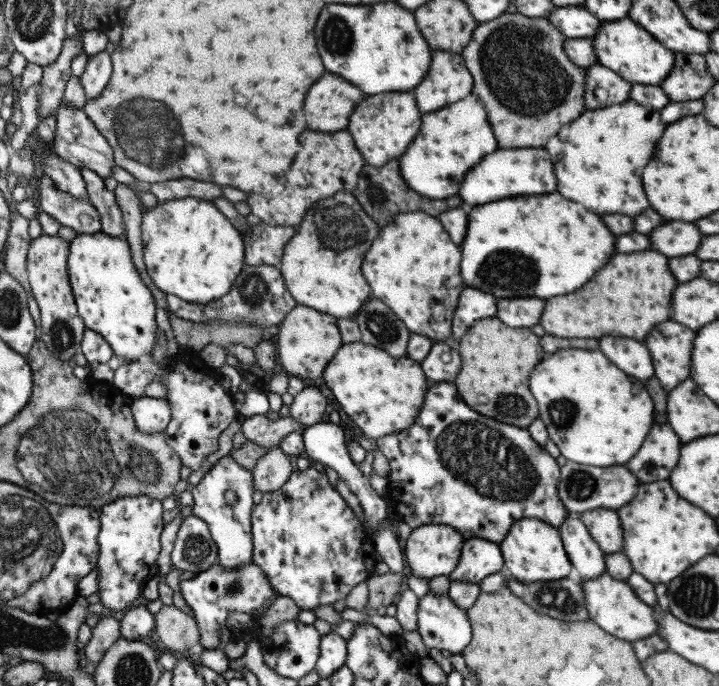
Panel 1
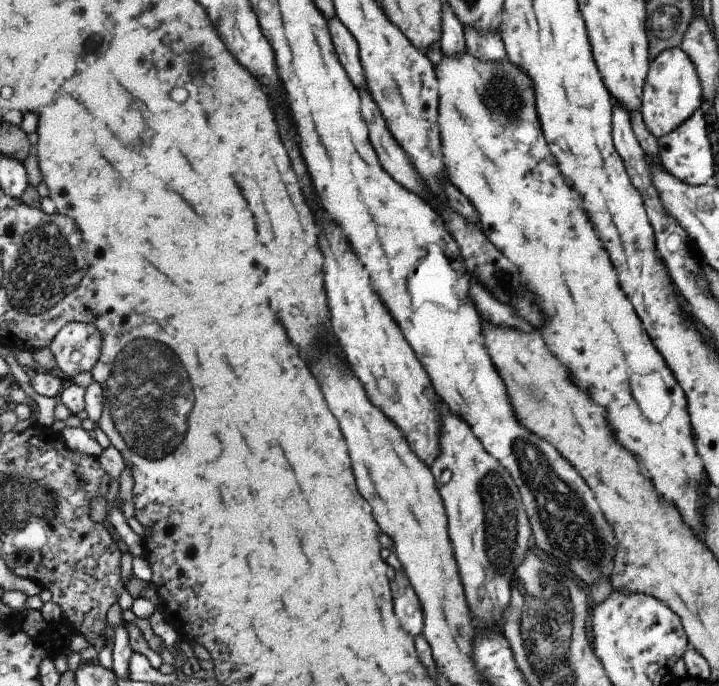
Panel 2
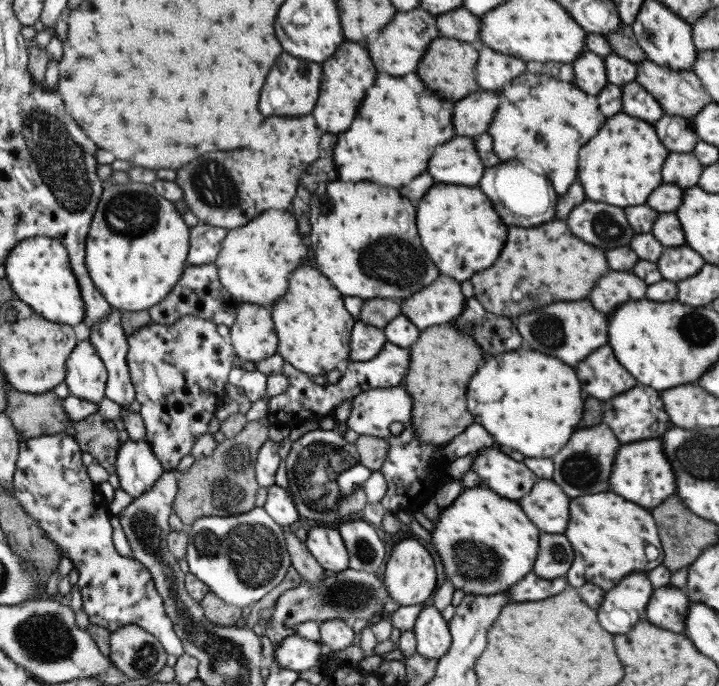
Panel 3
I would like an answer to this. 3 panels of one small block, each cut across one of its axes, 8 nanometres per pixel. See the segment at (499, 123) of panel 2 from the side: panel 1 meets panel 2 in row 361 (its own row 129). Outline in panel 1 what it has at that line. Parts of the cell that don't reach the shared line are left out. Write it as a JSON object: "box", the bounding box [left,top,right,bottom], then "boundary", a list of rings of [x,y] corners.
{"box":[545,100,663,214],"boundary":[[[633,100],[599,110],[585,110],[579,118],[563,124],[557,134],[547,138],[545,150],[553,164],[557,192],[571,202],[581,202],[585,210],[595,214],[639,214],[647,206],[639,172],[653,152],[653,142],[659,142],[663,128],[659,110]]]}

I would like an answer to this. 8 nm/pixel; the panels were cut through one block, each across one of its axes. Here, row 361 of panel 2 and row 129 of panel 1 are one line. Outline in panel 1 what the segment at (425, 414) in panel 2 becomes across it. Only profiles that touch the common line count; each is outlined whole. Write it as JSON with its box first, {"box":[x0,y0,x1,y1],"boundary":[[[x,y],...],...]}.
{"box":[351,92,421,168],"boundary":[[[391,92],[391,94],[373,94],[359,102],[359,110],[355,110],[355,118],[351,118],[351,138],[355,138],[355,146],[363,150],[363,158],[367,164],[379,168],[393,158],[399,158],[407,144],[413,140],[421,114],[415,108],[415,96],[411,92]]]}

